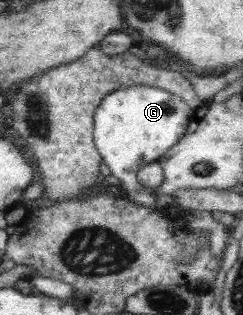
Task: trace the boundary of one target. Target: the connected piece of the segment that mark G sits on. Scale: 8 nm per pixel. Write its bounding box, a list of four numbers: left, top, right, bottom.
[93,84,193,209]

